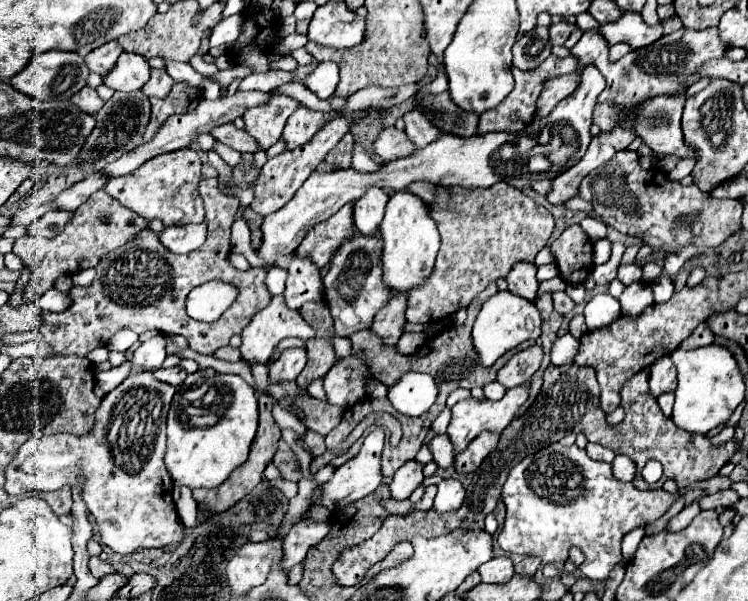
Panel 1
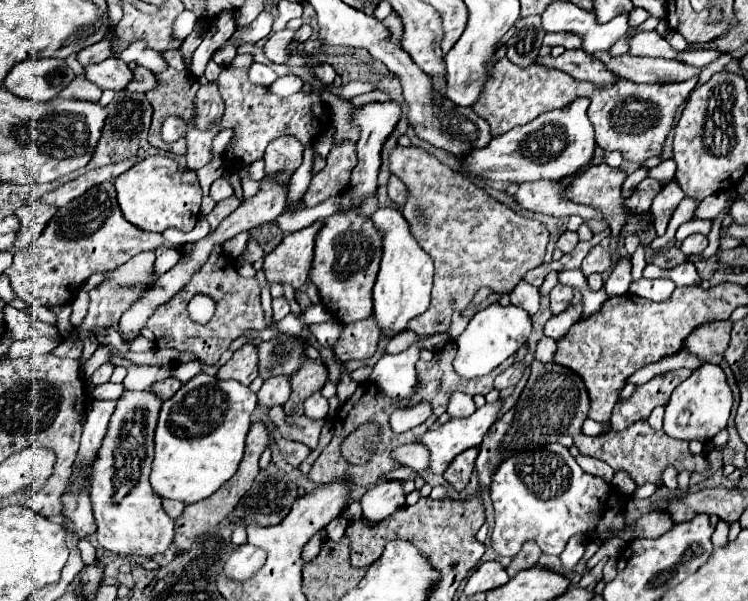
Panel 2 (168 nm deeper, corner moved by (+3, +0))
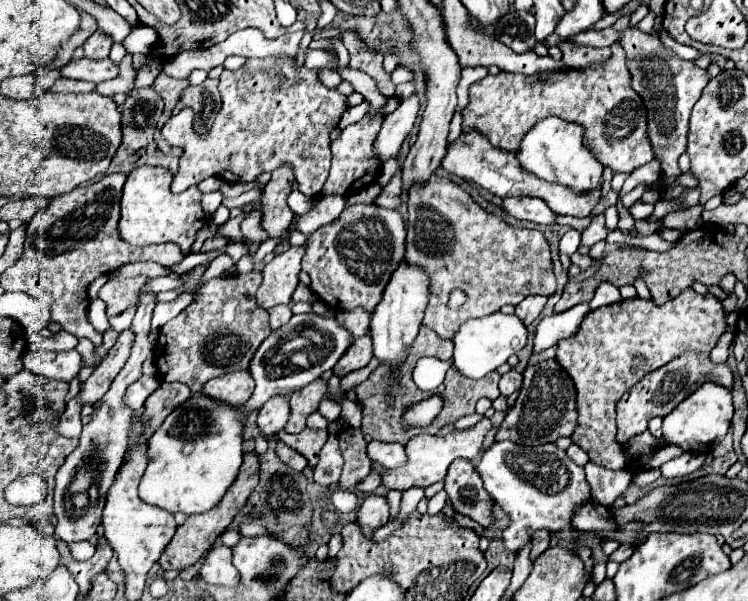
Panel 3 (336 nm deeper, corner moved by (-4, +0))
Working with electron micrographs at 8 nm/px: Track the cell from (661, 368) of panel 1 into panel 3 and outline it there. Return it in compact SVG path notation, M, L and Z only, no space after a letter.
M692 353L680 355L678 359L666 363L666 367L660 367L658 371L652 371L642 381L638 381L630 391L622 395L618 401L618 443L626 443L630 437L646 431L648 421L652 417L666 417L682 399L686 399L692 391L696 391L698 385L712 381L724 387L732 387L732 371L728 365L716 365L708 359L708 353Z

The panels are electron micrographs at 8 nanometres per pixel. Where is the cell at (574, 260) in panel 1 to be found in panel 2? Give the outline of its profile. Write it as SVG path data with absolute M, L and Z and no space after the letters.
M565 231L565 233L559 237L557 247L559 247L563 253L571 253L571 249L573 249L577 243L579 243L577 233L573 233L573 231Z

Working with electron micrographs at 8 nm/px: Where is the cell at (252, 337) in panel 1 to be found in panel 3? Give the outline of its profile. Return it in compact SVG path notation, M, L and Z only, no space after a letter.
M248 369L214 377L202 389L204 395L210 395L214 399L222 399L224 403L230 403L230 405L244 403L252 395L252 391L254 391L254 379Z

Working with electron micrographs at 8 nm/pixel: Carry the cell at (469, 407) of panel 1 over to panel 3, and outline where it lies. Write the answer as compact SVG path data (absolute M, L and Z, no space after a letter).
M484 417L474 427L462 429L462 431L454 429L448 435L416 435L406 445L406 453L408 453L406 467L382 473L382 483L386 487L390 487L390 489L400 489L400 491L406 491L410 487L428 487L432 483L438 483L438 481L442 481L446 477L446 471L448 471L450 463L456 457L474 459L474 457L480 455L480 449L482 449L482 443L484 443L484 435L490 429L492 429L492 421L488 417Z

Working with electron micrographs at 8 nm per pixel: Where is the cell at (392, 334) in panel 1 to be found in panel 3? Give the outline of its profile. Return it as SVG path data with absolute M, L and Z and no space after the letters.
M366 333L358 339L352 341L352 345L346 349L346 353L338 359L338 363L334 365L334 373L344 377L346 373L366 367L372 359L372 337Z

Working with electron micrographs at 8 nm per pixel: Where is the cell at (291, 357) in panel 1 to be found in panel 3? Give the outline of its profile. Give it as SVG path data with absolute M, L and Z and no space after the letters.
M274 395L270 401L264 403L264 407L258 413L258 427L266 435L276 435L284 429L290 415L290 403L286 395Z

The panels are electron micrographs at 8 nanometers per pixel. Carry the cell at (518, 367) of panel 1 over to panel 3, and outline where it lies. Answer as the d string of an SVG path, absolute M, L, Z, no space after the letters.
M510 371L510 373L506 373L506 375L502 375L502 379L500 379L500 393L502 395L510 395L510 393L514 393L514 391L518 391L522 387L522 373L518 373L518 371Z

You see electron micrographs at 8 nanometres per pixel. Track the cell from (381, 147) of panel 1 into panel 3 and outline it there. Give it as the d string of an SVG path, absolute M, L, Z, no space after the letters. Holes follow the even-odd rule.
M432 175L426 183L414 183L406 203L406 261L426 267L430 275L430 307L424 325L442 339L454 339L462 323L490 315L506 303L518 305L526 295L548 297L556 291L550 245L542 231L508 225L482 209L460 185L438 175ZM452 289L462 289L468 295L468 301L458 311L448 307Z

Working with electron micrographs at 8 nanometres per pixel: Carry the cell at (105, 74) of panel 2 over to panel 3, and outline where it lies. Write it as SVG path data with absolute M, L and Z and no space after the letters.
M82 57L80 61L66 63L62 67L62 77L92 81L92 83L102 83L102 81L108 81L108 79L118 77L118 65L112 63L110 59L92 61L92 59Z

